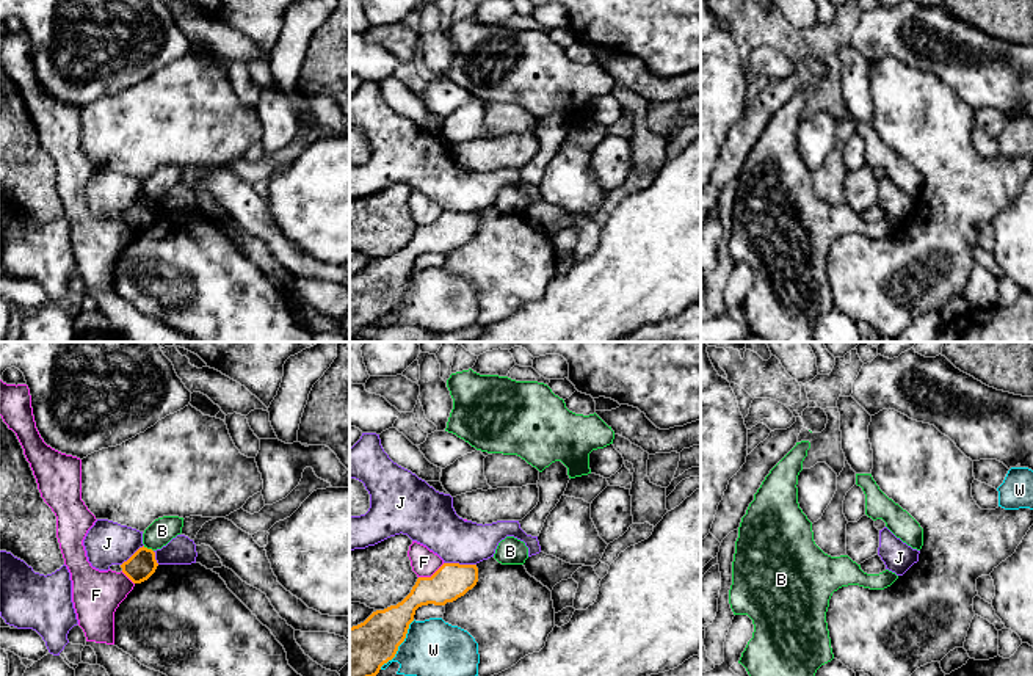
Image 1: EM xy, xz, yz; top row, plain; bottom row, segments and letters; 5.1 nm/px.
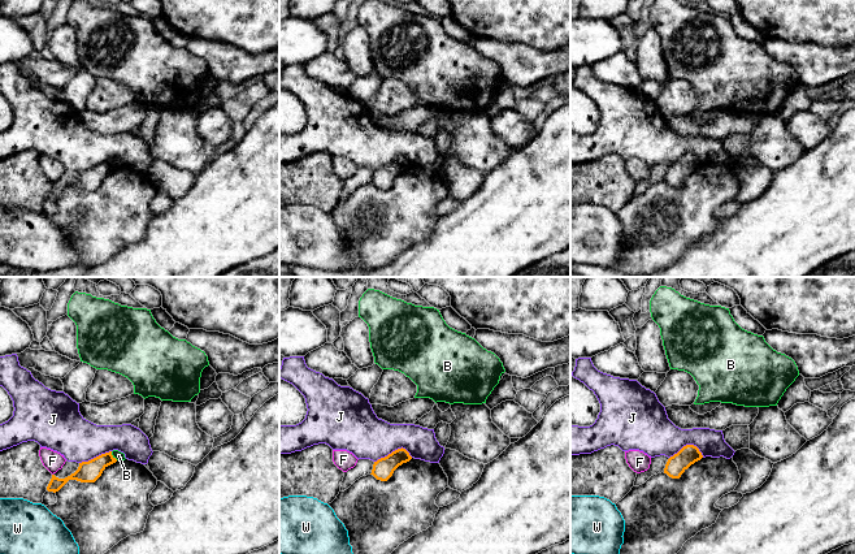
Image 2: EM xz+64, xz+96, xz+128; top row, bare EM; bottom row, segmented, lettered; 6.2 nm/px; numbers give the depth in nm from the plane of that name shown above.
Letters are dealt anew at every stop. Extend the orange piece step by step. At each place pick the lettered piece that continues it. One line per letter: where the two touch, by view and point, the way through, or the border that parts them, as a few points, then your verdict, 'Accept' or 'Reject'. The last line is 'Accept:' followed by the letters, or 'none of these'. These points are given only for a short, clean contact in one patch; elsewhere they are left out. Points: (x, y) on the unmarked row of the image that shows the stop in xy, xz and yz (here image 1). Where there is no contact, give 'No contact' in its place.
B: Touches orange at xy (146, 196). Reject
F: Touches orange at xz (433, 223). Reject
J: Touches orange at xz (458, 212). Boundary: xz (444, 210), (475, 214). Reject
W: Touches orange at xz (400, 292). Reject
Accept: none of these

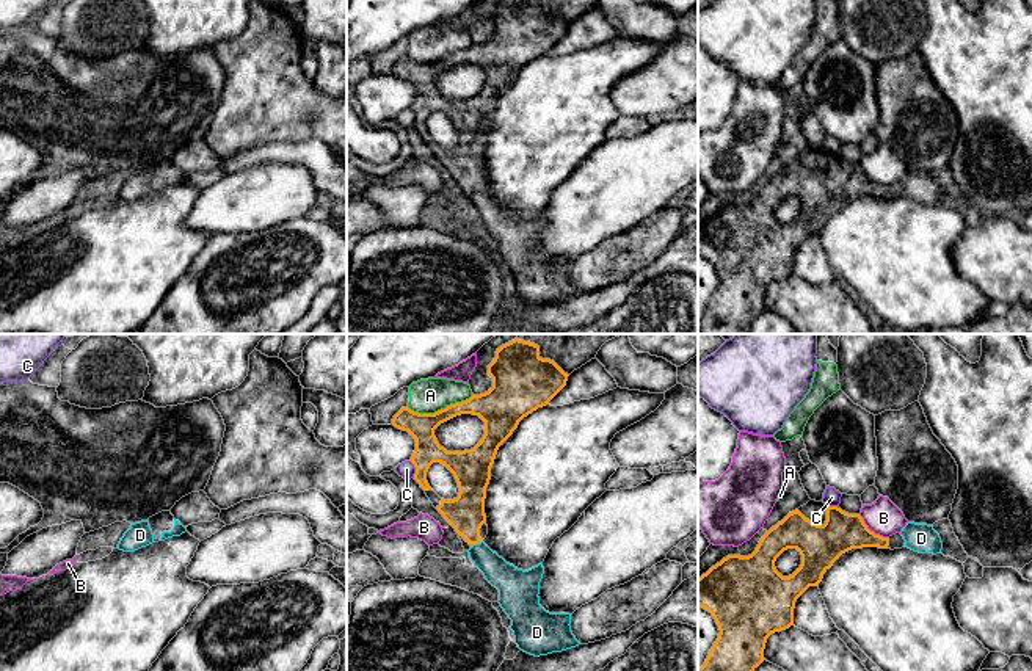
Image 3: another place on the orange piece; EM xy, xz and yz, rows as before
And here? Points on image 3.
A: Touches orange at xz (441, 58). Reject
B: Touches orange at yz (869, 179). Reject
C: Touches orange at xz (416, 118). Reject
D: Touches orange at xz (476, 192). Path across: xz (466, 163), (468, 176), (476, 192), (479, 199), (505, 226). Accept
Accept: D

